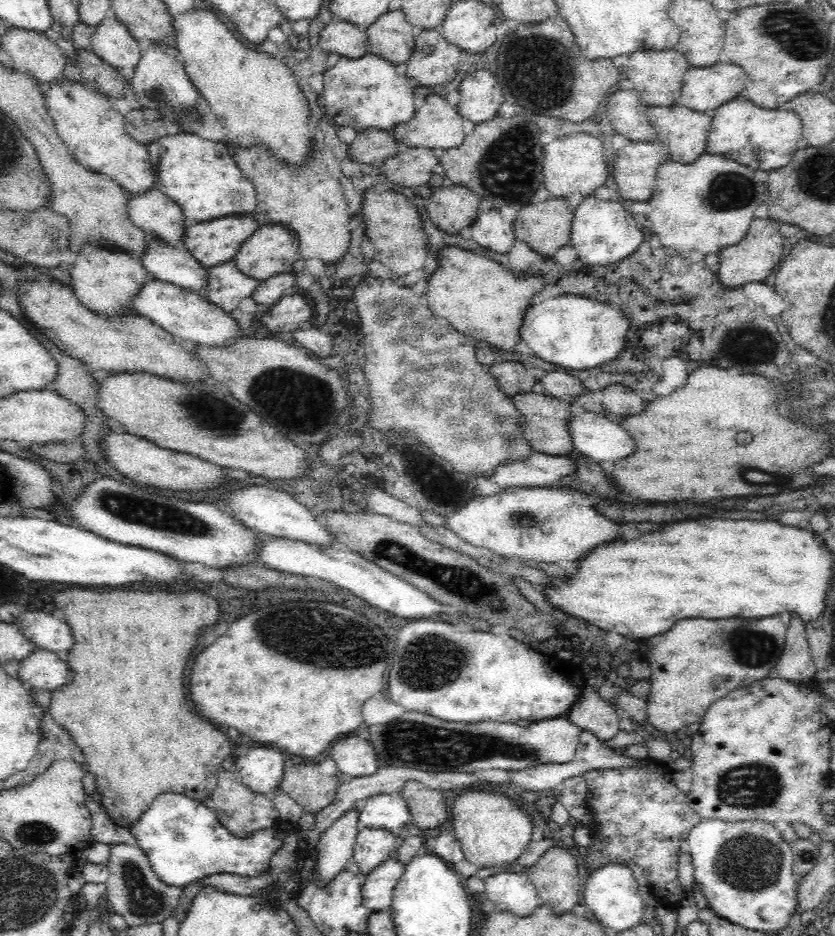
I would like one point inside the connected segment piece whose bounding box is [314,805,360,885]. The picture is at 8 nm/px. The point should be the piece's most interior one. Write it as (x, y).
(336, 846)

